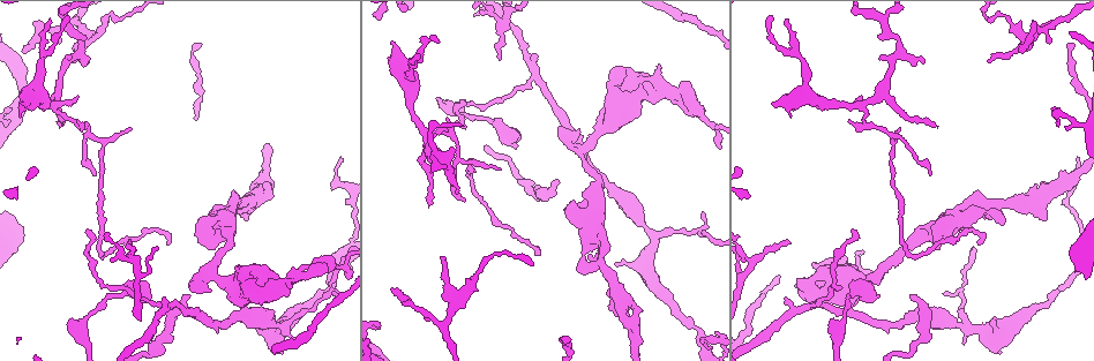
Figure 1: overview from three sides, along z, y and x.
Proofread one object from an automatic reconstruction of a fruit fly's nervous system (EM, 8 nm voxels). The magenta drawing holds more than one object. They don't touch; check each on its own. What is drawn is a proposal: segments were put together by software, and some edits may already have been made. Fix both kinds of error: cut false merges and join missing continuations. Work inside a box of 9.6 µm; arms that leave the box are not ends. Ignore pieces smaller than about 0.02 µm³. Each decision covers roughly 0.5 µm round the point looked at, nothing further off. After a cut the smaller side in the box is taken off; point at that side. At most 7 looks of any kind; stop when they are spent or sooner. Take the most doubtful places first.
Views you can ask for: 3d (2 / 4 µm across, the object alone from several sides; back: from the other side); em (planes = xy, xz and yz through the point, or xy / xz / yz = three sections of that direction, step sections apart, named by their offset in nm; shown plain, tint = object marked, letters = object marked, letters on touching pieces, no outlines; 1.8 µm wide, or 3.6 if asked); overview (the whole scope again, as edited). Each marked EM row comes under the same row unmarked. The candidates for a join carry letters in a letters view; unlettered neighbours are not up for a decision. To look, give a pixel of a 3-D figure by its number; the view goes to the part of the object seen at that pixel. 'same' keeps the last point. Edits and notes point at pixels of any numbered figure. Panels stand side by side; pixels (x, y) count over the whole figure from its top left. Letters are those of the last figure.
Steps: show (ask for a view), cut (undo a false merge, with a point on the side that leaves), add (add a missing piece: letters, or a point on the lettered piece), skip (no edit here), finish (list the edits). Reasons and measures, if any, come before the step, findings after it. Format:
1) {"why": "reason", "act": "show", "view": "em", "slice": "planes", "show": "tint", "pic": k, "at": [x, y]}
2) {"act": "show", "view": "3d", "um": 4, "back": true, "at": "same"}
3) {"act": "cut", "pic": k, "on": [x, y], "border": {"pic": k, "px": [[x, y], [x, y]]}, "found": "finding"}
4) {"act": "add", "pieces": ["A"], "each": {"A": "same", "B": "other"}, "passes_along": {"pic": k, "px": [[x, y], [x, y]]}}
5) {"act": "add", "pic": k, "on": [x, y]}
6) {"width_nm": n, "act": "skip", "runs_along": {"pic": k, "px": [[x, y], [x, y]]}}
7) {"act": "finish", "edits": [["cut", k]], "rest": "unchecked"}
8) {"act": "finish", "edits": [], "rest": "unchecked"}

{"why": "branch point", "act": "show", "view": "em", "slice": "planes", "show": "letters", "pic": 1, "at": [877, 277]}

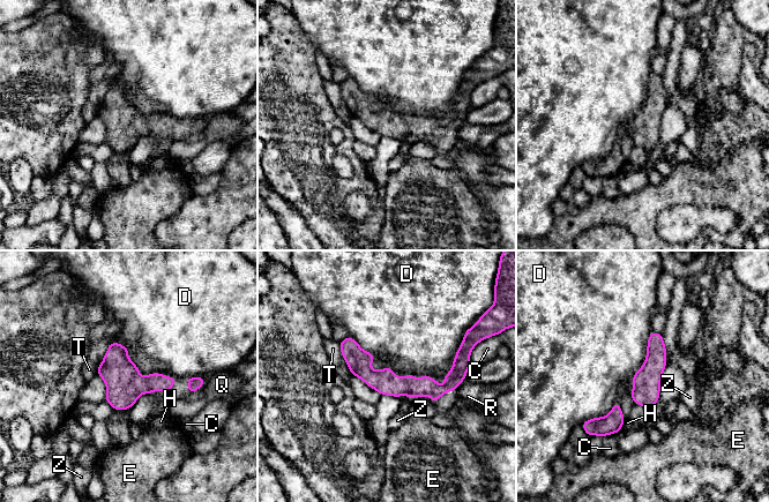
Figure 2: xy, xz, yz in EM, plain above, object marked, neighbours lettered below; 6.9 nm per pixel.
{"act": "skip", "each": {"C": "other", "D": "other", "E": "other", "H": "other", "Q": "other", "R": "other", "T": "other", "Z": "other"}, "border": {"pic": 2, "px": [[651, 331], [647, 357], [634, 373]]}, "found": "continuous, no second neuron"}

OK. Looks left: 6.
{"why": "branch stops here", "act": "show", "view": "em", "slice": "yz", "step": 8, "show": "letters", "pic": 1, "at": [88, 62]}

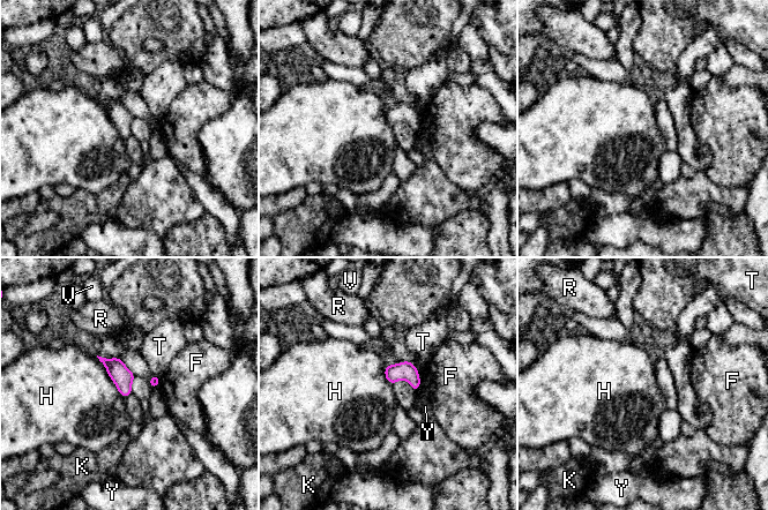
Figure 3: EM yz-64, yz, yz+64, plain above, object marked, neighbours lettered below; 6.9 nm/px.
{"act": "show", "view": "em", "slice": "planes", "show": "letters", "at": "same"}

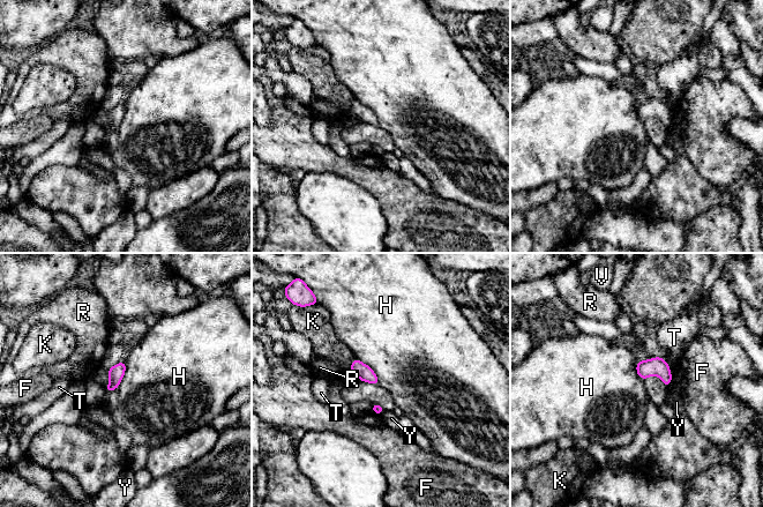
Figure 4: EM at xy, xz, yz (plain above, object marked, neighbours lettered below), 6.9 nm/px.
{"act": "skip", "each": {"F": "other", "H": "other", "K": "other", "R": "other", "T": "other", "V": "other", "Y": "other"}, "found": "none of them fits"}

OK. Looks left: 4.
{"why": "thin end", "act": "show", "view": "3d", "um": 2, "pic": 1, "at": [1049, 41]}

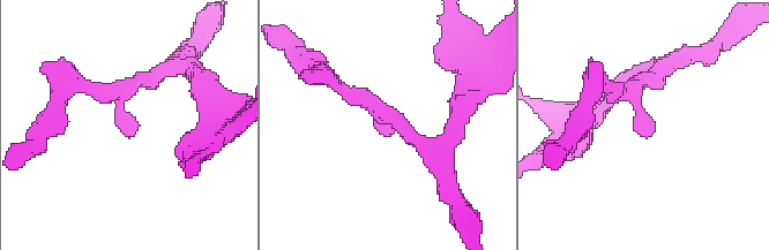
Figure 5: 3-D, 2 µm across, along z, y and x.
{"act": "show", "view": "em", "slice": "planes", "show": "letters", "pic": 5, "at": [134, 134]}

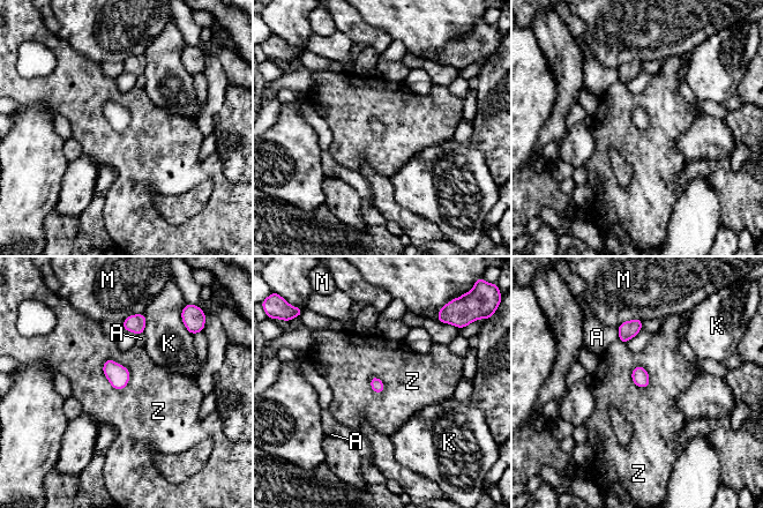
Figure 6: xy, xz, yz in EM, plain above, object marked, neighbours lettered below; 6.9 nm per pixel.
{"longest_contact_nm": ["Z", 240], "act": "skip", "each": {"A": "other", "K": "other", "M": "other", "Z": "other"}, "border": {"pic": 6, "px": [[107, 358], [103, 374], [120, 390]]}, "found": "none of them fits"}

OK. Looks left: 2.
{"act": "finish", "edits": [], "rest": "unchecked"}

